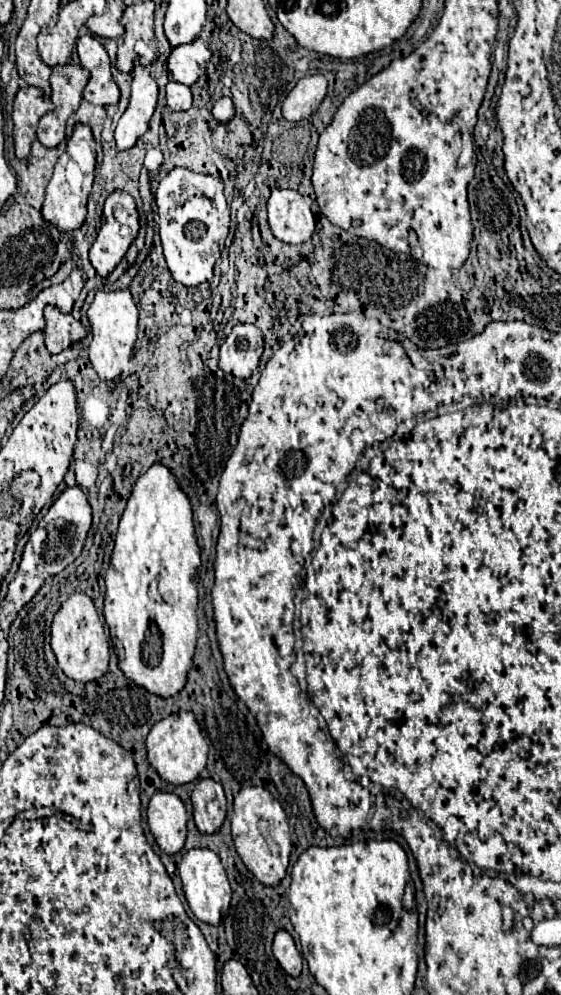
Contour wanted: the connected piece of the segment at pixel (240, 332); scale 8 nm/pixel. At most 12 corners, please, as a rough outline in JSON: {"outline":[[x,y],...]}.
{"outline":[[235,325],[221,345],[223,371],[249,379],[263,355],[263,333]]}

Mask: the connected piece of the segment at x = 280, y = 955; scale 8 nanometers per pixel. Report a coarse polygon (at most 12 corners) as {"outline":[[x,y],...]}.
{"outline":[[279,929],[273,955],[291,975],[301,973],[301,955],[293,937]]}

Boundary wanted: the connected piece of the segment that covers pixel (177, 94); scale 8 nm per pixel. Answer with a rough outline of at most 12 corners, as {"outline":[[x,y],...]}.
{"outline":[[167,83],[167,107],[187,111],[191,89],[187,85]]}

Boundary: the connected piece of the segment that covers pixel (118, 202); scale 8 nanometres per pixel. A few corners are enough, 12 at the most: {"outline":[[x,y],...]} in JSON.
{"outline":[[131,195],[105,199],[89,261],[107,277],[139,231]]}

